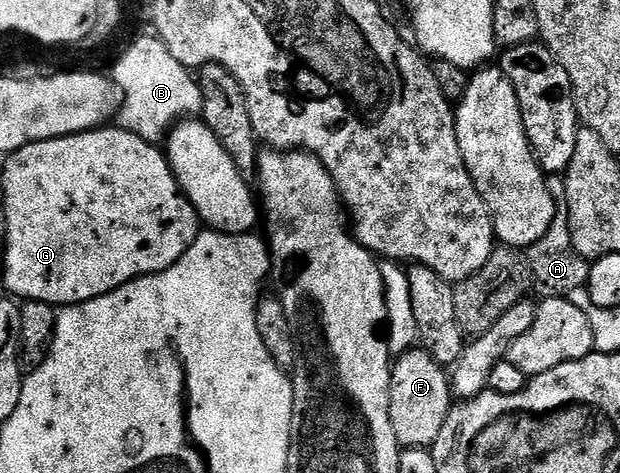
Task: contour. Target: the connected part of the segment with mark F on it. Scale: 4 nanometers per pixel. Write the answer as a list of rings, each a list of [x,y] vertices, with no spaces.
[[[412,347],[406,353],[398,354],[391,366],[391,386],[389,387],[389,419],[393,423],[393,435],[397,435],[403,449],[425,449],[434,445],[445,419],[451,413],[453,394],[448,370],[438,365],[421,347]]]

